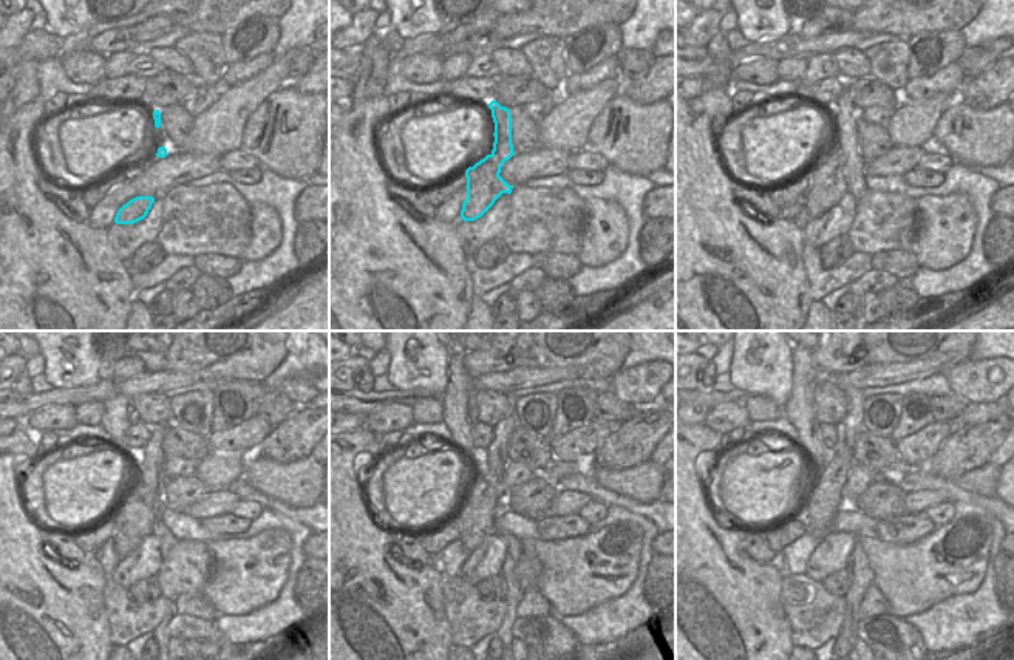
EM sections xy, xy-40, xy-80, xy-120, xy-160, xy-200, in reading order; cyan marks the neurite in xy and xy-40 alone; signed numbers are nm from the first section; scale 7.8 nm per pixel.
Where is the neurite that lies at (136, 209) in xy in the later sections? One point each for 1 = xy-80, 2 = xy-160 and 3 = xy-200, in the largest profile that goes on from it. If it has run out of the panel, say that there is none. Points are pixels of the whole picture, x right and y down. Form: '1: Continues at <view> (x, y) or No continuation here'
1: Continues at xy-80 (829, 176)
2: Continues at xy-160 (484, 500)
3: Continues at xy-200 (826, 496).

